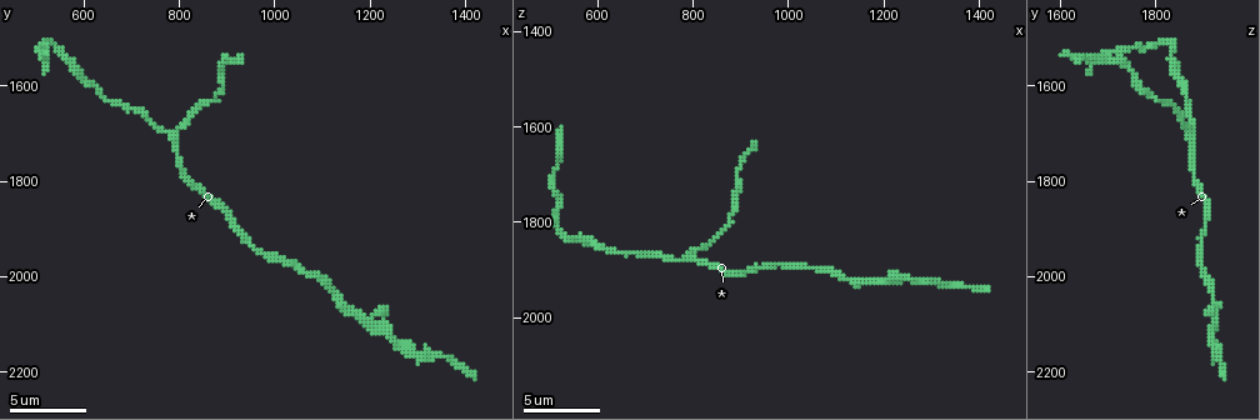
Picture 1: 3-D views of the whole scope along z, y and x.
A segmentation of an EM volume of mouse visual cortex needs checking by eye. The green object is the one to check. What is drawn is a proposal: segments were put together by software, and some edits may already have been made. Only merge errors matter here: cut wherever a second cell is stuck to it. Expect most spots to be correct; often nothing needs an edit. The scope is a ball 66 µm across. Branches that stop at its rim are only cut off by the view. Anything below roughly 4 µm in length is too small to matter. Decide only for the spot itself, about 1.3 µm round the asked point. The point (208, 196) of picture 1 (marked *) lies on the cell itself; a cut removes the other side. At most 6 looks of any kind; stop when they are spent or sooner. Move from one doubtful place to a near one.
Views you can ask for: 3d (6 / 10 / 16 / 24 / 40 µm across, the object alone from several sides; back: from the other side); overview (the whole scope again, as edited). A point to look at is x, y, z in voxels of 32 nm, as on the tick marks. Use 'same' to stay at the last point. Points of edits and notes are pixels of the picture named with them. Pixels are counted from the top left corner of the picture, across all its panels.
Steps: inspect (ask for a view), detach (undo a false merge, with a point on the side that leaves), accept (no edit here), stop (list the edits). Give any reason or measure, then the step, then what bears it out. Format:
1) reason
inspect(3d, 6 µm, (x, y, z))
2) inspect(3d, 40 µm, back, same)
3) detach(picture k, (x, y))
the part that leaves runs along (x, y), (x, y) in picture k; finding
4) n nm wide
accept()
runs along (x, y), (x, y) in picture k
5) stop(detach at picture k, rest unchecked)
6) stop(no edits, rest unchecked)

a fork
inspect(3d, 6 µm, (795, 1700, 1865))

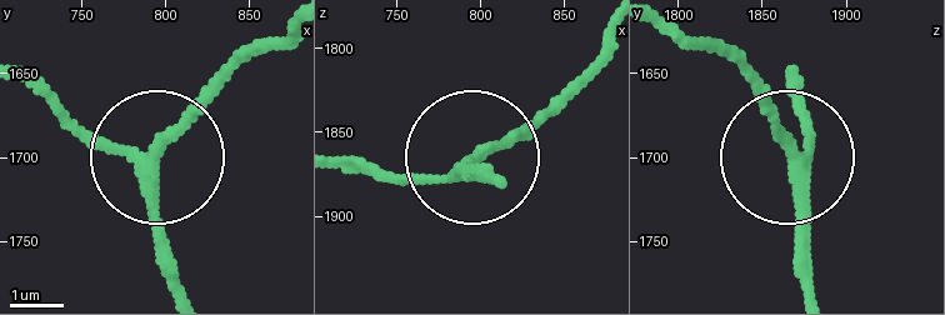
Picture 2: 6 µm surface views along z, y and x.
accept()
runs along (808, 285), (799, 178), (768, 96), (736, 60) in picture 2; continuous, no second cell

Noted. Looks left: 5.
calibre changes
inspect(3d, 16 µm, (980, 1950, 1890))

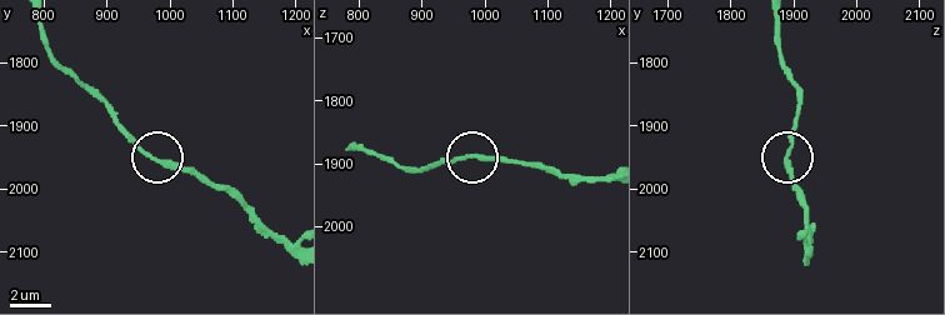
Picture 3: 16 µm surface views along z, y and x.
accept()
runs along (83, 84), (141, 148), (200, 171) in picture 3; one cell here

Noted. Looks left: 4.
calibre changes
inspect(3d, 10 µm, (555, 1525, 1835))

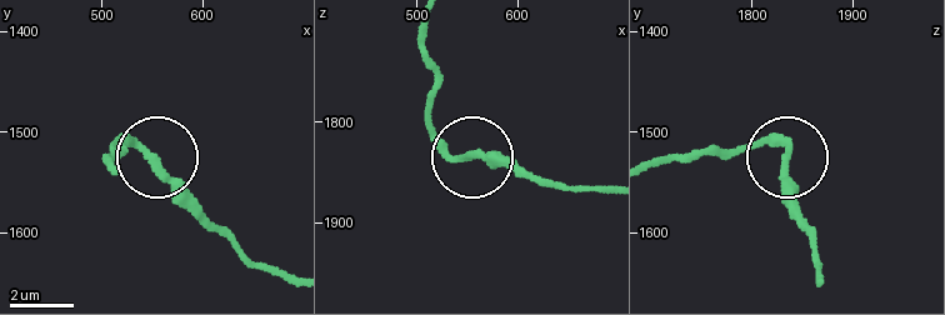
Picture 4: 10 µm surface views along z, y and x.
accept()
runs along (288, 279), (255, 265), (166, 168), (134, 146), (113, 144) in picture 4; all the same cell

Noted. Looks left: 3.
stop(no edits, rest unchecked)

